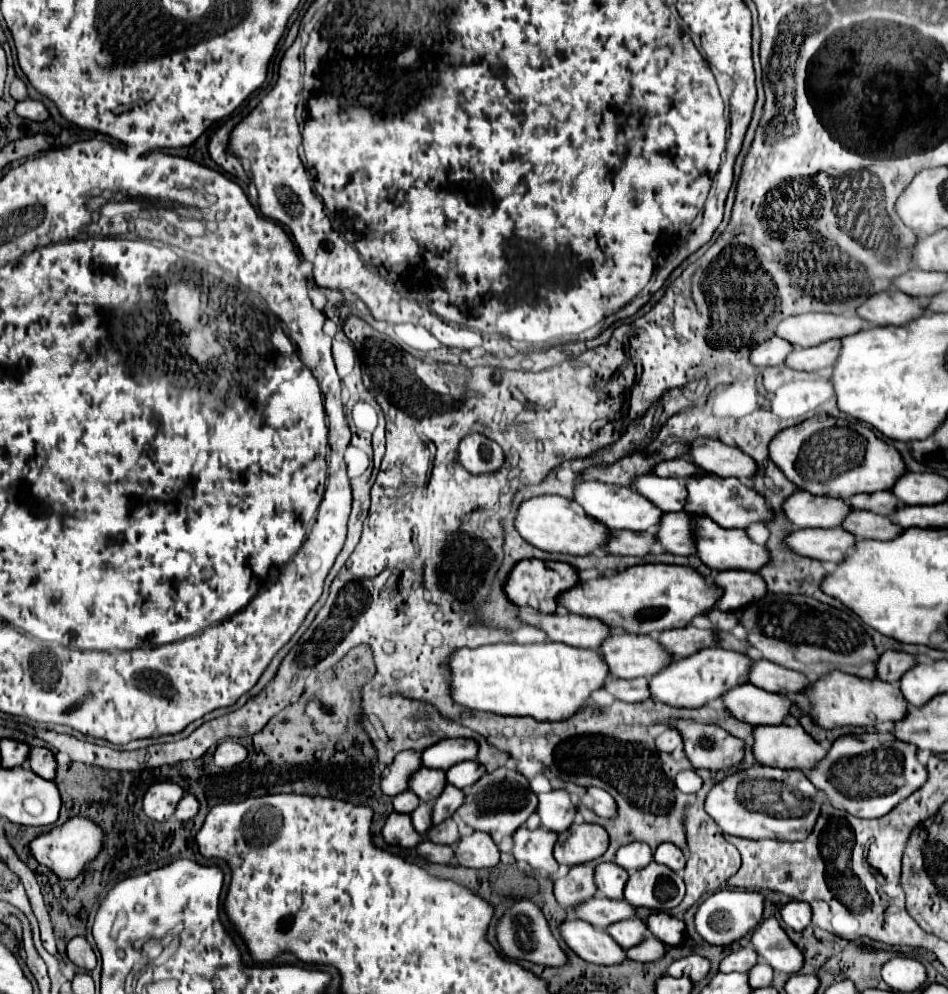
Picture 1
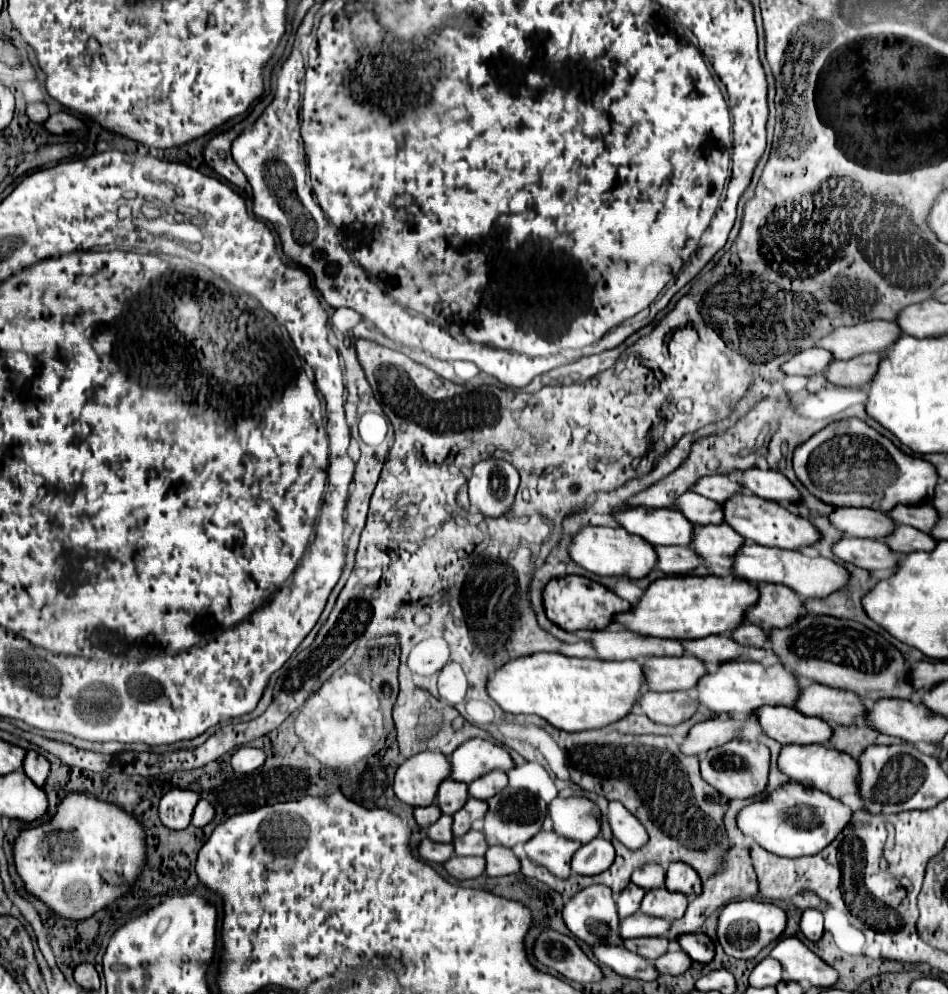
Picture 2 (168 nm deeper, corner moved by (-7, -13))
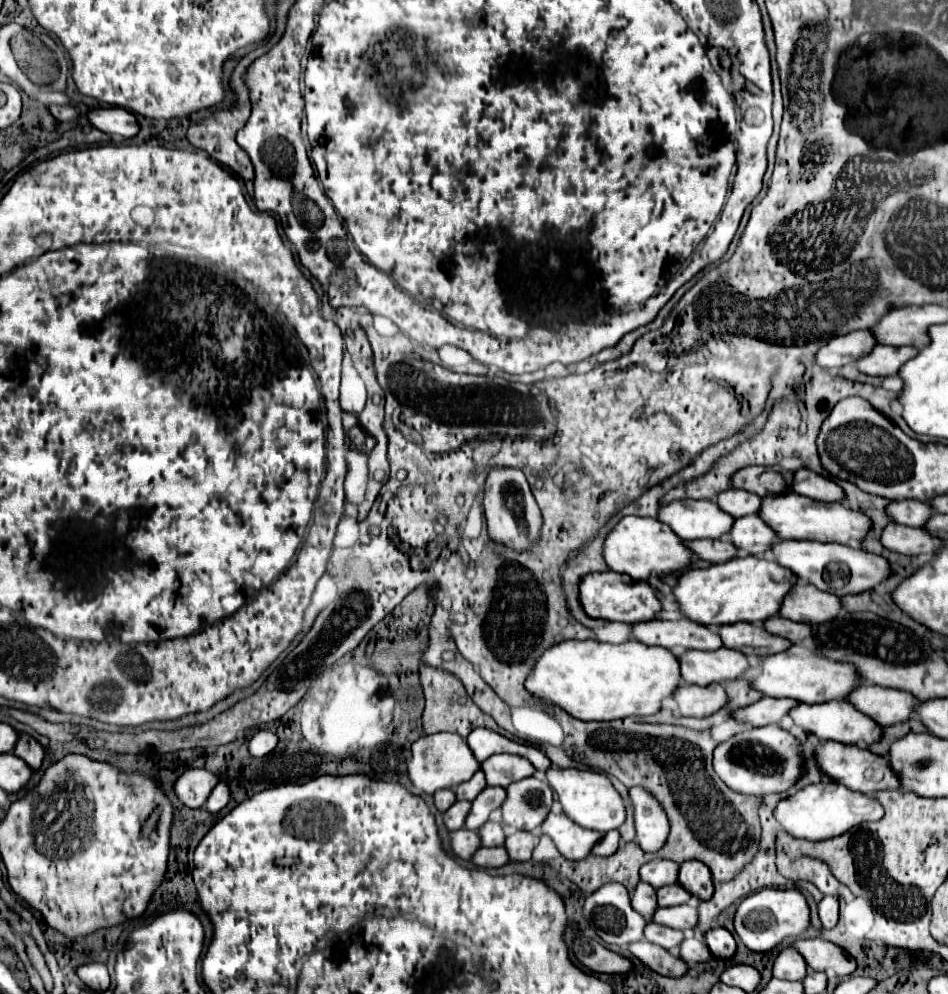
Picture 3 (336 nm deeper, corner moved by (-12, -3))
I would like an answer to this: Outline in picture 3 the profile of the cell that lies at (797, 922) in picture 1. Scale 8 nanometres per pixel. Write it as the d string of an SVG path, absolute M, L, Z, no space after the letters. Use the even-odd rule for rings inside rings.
M824 896L818 902L818 916L820 916L822 928L834 928L838 922L838 898Z

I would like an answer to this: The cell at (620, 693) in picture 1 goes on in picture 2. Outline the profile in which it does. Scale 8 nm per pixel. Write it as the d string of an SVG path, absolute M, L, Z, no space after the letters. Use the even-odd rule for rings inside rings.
M645 690L639 708L657 724L677 726L685 720L689 720L697 710L699 704L695 704L693 692L655 692Z

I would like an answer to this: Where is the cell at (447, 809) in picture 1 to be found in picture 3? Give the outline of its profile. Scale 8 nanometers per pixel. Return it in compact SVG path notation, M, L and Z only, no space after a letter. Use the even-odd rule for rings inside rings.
M484 788L478 798L472 802L472 808L466 816L466 828L468 830L478 830L490 816L492 810L500 808L502 802L506 798L506 790L504 788Z

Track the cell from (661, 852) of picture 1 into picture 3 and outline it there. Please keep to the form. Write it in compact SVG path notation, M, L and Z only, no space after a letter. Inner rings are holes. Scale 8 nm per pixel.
M688 860L688 862L680 864L678 884L684 886L692 896L696 896L700 900L712 898L714 886L712 886L710 870L708 870L708 866L704 866L698 860Z

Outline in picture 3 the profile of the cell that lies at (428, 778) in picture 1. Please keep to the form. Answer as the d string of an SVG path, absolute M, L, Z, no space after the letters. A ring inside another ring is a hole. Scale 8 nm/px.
M478 770L468 782L462 782L454 788L454 794L456 794L456 800L474 800L482 790L484 790L484 772Z

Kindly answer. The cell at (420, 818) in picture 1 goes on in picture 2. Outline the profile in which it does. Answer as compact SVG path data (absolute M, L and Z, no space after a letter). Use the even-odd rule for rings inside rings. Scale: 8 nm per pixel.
M441 816L433 826L429 826L429 838L433 842L453 842L453 816Z

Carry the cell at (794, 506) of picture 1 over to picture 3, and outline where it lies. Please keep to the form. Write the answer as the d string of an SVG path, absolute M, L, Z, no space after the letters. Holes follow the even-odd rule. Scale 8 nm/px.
M890 502L886 514L894 524L922 528L924 518L932 516L932 510L928 510L928 502Z

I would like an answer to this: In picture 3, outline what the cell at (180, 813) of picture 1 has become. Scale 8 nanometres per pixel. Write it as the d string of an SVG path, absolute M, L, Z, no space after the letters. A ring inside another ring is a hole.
M218 782L216 788L212 790L212 794L208 796L204 808L206 808L208 812L216 814L220 808L224 808L224 806L228 804L228 800L230 800L230 790L228 790L228 786L226 786L224 782Z

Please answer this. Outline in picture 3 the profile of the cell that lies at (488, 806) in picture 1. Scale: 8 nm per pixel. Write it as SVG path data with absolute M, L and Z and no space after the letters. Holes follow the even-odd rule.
M528 776L506 788L508 796L502 804L502 820L518 830L532 832L538 828L552 806L552 788L548 782Z

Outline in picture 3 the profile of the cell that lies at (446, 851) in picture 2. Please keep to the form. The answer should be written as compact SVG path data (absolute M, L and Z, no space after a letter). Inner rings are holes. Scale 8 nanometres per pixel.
M460 828L460 830L452 832L450 840L452 840L452 852L462 860L468 860L480 848L478 834L470 832L466 828Z

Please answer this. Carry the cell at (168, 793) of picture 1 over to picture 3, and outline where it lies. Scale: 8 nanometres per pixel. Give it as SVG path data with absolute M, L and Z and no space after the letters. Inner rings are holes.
M196 768L196 770L186 770L176 780L174 792L186 808L202 808L216 784L218 784L218 776L210 774L208 770Z

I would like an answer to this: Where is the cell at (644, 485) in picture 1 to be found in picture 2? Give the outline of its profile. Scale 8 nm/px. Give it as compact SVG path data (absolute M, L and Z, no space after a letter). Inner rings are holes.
M687 492L675 500L675 508L681 510L695 524L723 524L723 504L707 500L701 494Z

